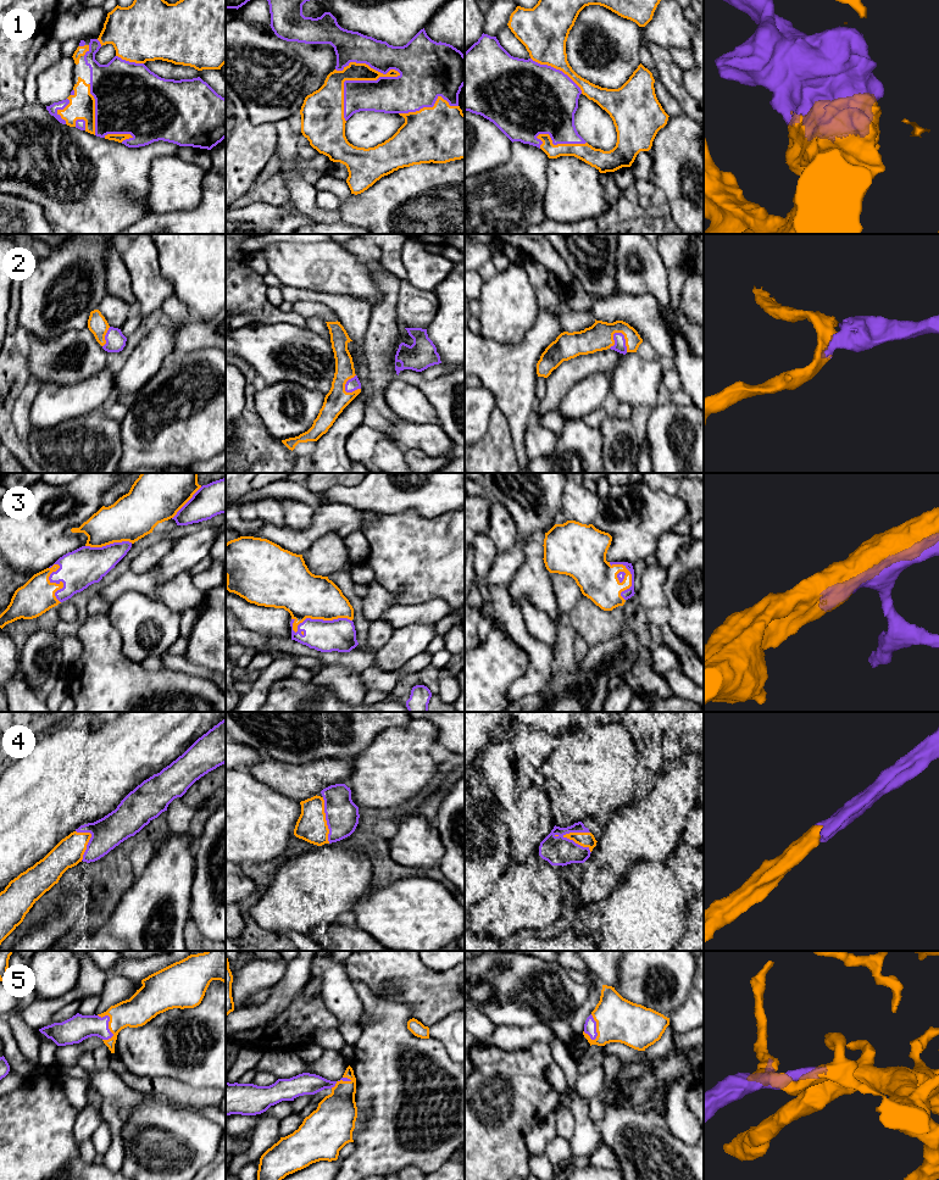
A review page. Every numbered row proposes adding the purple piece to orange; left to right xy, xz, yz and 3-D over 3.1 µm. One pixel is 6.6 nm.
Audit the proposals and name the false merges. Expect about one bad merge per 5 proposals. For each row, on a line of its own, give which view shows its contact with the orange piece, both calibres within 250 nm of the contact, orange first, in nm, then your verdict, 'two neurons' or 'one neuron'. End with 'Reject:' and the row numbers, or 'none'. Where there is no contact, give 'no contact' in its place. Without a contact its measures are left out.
1: contact in xz; calibres 240 and 240 nm; one neuron
2: contact in yz; calibres 180 and 80 nm; two neurons
3: contact in xz; calibres 300 and 220 nm; one neuron
4: contact in yz; calibres 100 and 190 nm; one neuron
5: contact in xy; calibres 200 and 170 nm; one neuron
Reject: 2

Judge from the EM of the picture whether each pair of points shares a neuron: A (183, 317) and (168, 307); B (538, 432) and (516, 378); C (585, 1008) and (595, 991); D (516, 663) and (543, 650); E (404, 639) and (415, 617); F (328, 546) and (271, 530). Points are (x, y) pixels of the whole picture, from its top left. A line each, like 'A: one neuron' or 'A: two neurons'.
A: one neuron
B: two neurons
C: one neuron
D: two neurons
E: two neurons
F: two neurons

